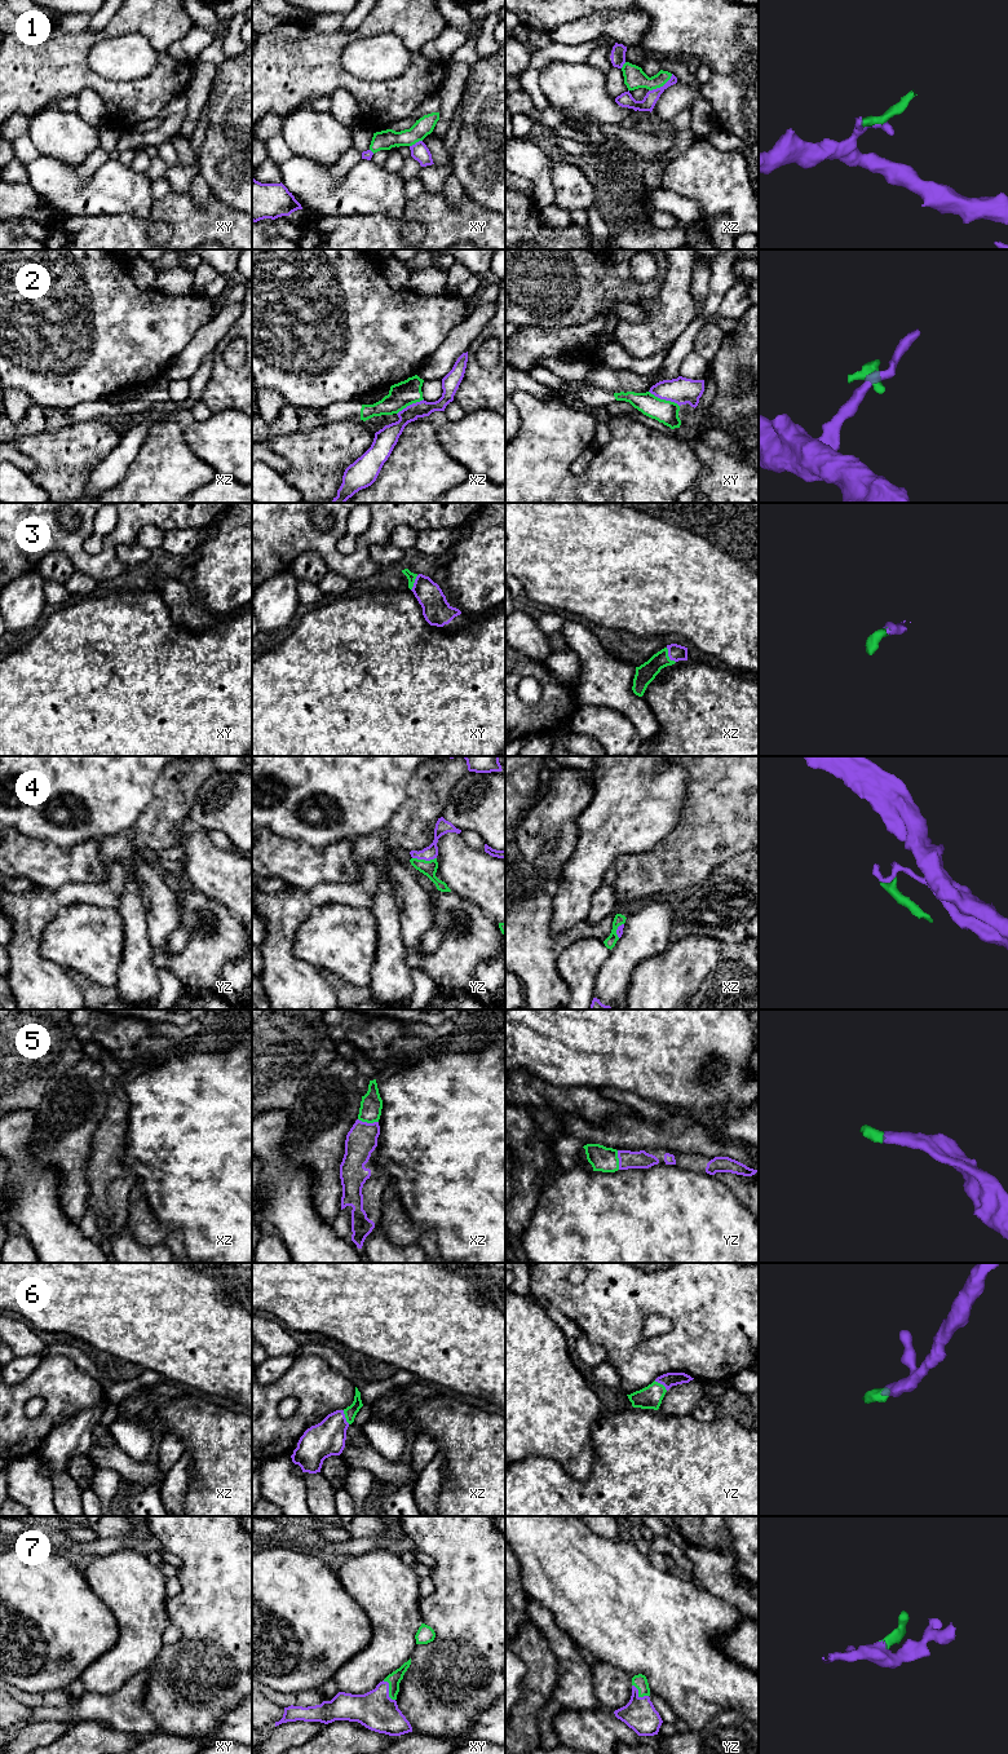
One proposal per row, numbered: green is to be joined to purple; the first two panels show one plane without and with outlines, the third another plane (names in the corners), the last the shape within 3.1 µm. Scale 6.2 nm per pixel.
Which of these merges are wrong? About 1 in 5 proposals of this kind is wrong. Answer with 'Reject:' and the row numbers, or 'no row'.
Reject: 1, 2, 4

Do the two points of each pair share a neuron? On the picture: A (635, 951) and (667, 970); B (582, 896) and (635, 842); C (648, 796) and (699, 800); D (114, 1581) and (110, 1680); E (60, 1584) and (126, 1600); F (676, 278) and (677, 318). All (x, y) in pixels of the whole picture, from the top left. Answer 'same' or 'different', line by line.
A: different
B: same
C: different
D: same
E: different
F: same

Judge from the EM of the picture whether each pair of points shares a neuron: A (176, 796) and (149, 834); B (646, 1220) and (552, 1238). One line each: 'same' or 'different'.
A: same
B: same

